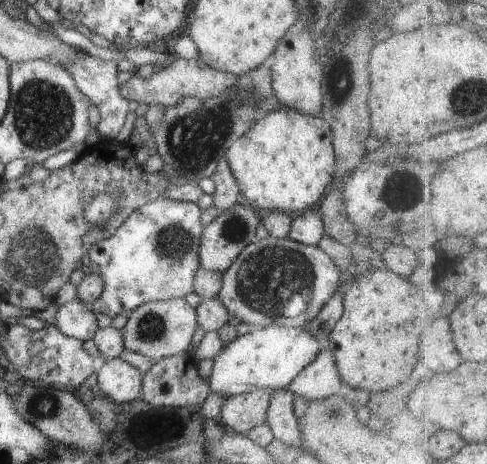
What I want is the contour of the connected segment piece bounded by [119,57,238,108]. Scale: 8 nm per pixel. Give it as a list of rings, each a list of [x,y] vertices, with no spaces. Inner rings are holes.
[[[172,57],[171,65],[158,67],[150,78],[141,78],[135,73],[130,80],[119,86],[120,96],[124,100],[136,101],[139,104],[148,106],[160,105],[166,108],[175,106],[182,98],[192,96],[200,101],[205,101],[209,97],[218,97],[226,88],[237,83],[237,78],[231,73],[213,70],[199,59],[182,59]]]

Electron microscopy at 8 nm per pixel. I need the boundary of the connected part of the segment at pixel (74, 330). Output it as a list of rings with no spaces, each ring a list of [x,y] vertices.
[[[80,300],[63,304],[56,314],[54,324],[60,332],[80,339],[83,343],[92,339],[99,329],[96,313]]]

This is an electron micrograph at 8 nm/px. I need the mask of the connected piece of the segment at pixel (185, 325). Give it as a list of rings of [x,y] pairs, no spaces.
[[[183,297],[150,301],[137,306],[129,313],[129,319],[123,328],[123,343],[126,349],[143,354],[156,362],[161,358],[186,352],[198,326],[195,308]]]

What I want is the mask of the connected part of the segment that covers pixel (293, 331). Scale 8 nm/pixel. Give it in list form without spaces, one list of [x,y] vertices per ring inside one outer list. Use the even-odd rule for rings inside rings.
[[[270,325],[256,328],[224,345],[215,356],[212,372],[207,378],[209,390],[228,397],[255,388],[286,389],[296,375],[318,356],[322,344],[322,341],[302,327]]]

